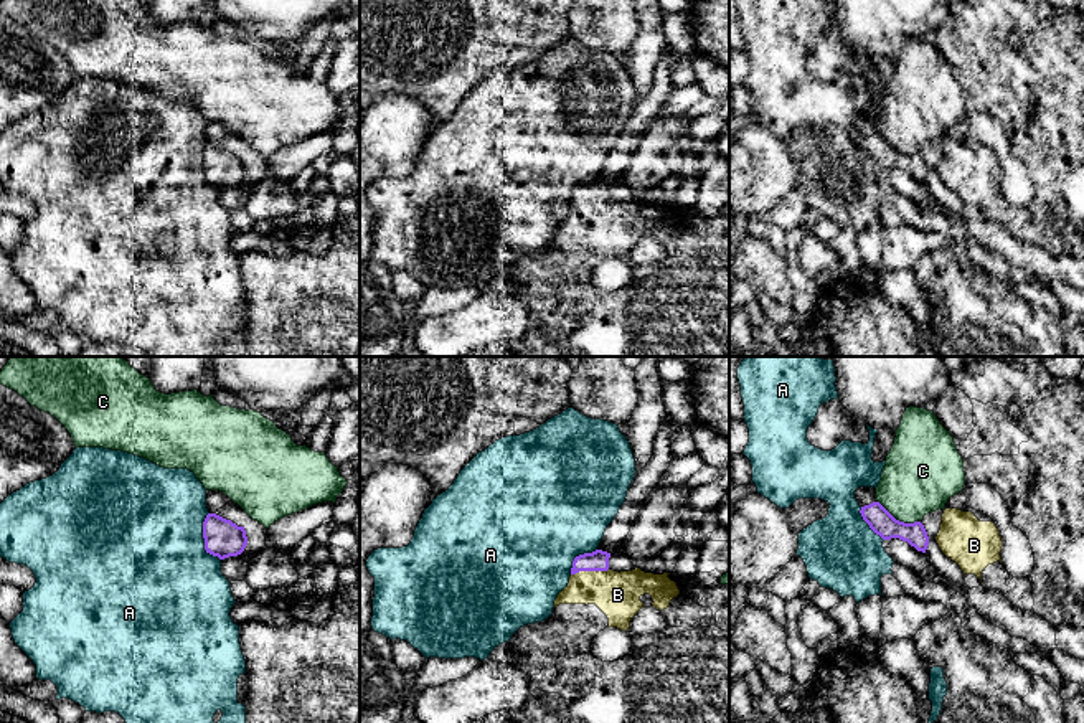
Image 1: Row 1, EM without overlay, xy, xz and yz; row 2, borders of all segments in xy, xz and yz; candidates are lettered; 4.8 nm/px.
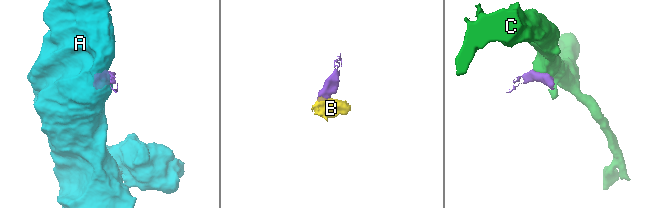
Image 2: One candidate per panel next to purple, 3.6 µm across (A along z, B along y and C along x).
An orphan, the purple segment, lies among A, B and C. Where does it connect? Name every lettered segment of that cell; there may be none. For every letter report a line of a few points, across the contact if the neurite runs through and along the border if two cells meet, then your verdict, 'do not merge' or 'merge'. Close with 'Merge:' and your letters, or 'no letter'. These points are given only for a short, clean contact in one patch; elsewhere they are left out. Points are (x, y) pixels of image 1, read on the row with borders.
A: do not merge
B: xz (598, 560), (589, 570), (617, 595) | merge
C: yz (876, 500), (896, 519), (919, 522) | do not merge
Merge: B

